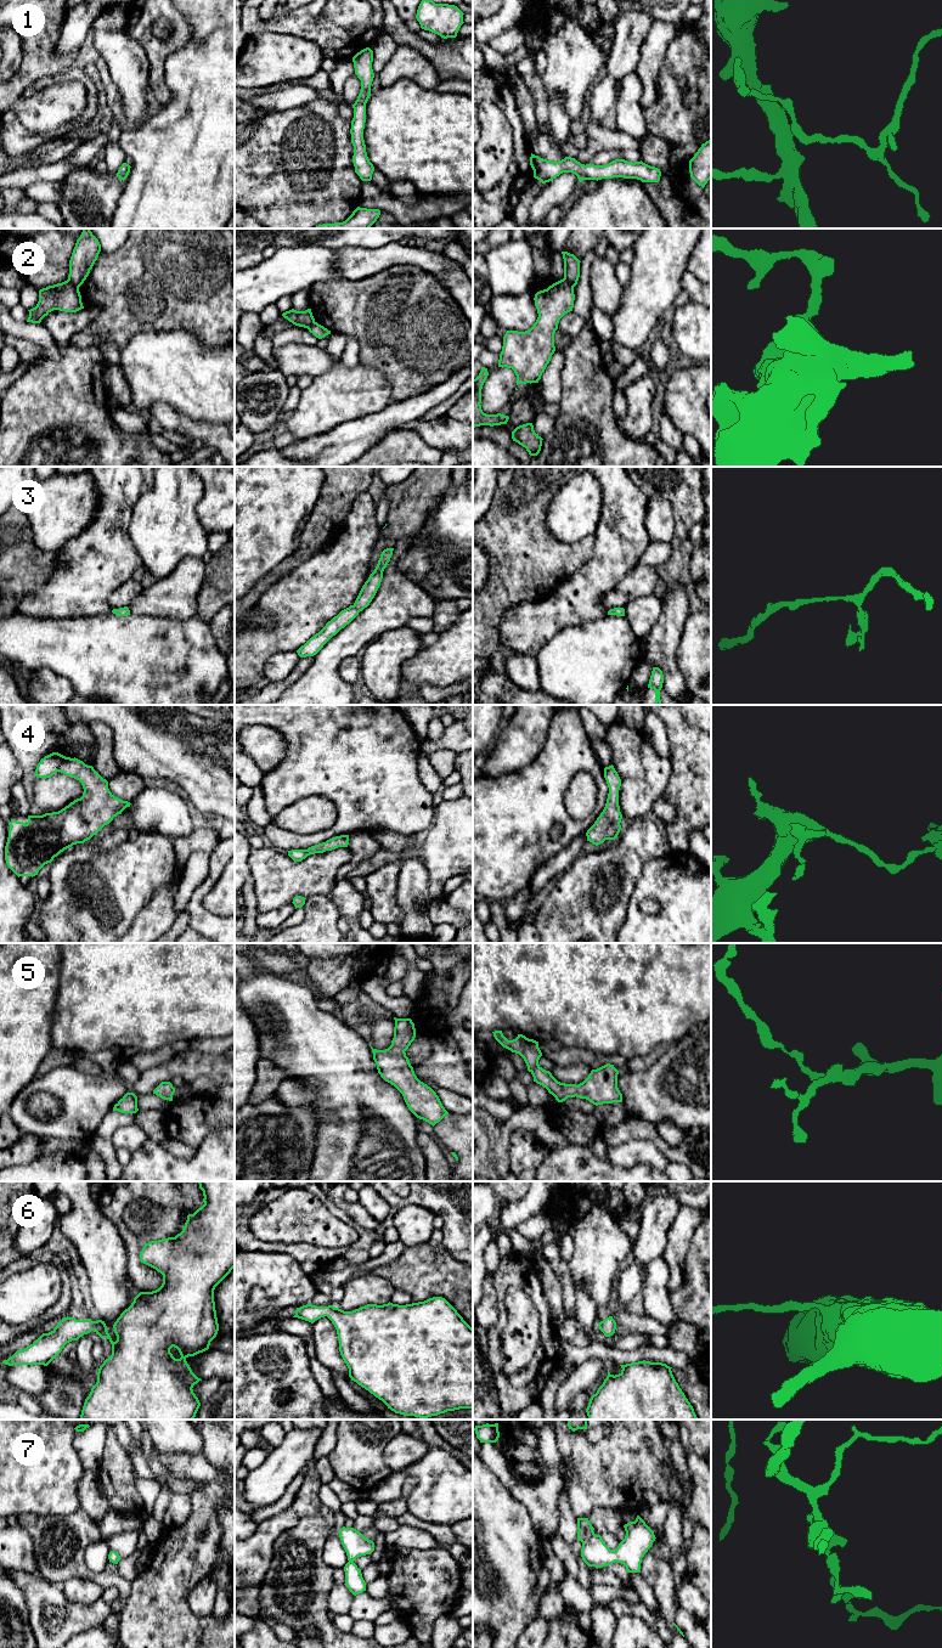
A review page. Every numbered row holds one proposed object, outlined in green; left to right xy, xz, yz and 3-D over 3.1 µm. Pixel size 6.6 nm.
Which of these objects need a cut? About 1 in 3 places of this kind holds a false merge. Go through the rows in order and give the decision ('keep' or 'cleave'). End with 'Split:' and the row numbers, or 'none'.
1: keep
2: cleave
3: keep
4: keep
5: keep
6: keep
7: keep
Split: 2

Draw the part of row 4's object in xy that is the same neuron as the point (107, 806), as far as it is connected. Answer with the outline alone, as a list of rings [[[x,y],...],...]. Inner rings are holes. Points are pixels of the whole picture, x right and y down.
[[[52,752],[36,766],[34,775],[51,778],[61,772],[79,780],[84,792],[58,812],[28,815],[28,822],[11,820],[5,846],[7,867],[19,876],[35,876],[64,850],[84,843],[114,817],[130,807],[130,802],[115,797],[92,766],[78,758]]]

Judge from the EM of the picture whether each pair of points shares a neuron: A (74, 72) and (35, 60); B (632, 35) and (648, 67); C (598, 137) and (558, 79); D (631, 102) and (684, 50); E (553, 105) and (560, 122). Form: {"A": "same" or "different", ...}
{"A": "different", "B": "different", "C": "different", "D": "different", "E": "same"}

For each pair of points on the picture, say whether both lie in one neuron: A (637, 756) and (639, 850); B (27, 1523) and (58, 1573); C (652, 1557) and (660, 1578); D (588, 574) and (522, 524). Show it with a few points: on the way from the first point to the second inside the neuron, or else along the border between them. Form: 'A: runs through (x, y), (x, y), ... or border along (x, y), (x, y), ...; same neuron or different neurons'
A: border along (646, 817), (638, 817), (632, 820); different neurons
B: runs through (39, 1534), (58, 1553), (58, 1561); same neuron
C: runs through (652, 1562), (652, 1567), (658, 1573); same neuron
D: border along (593, 542), (592, 557), (557, 585); different neurons

